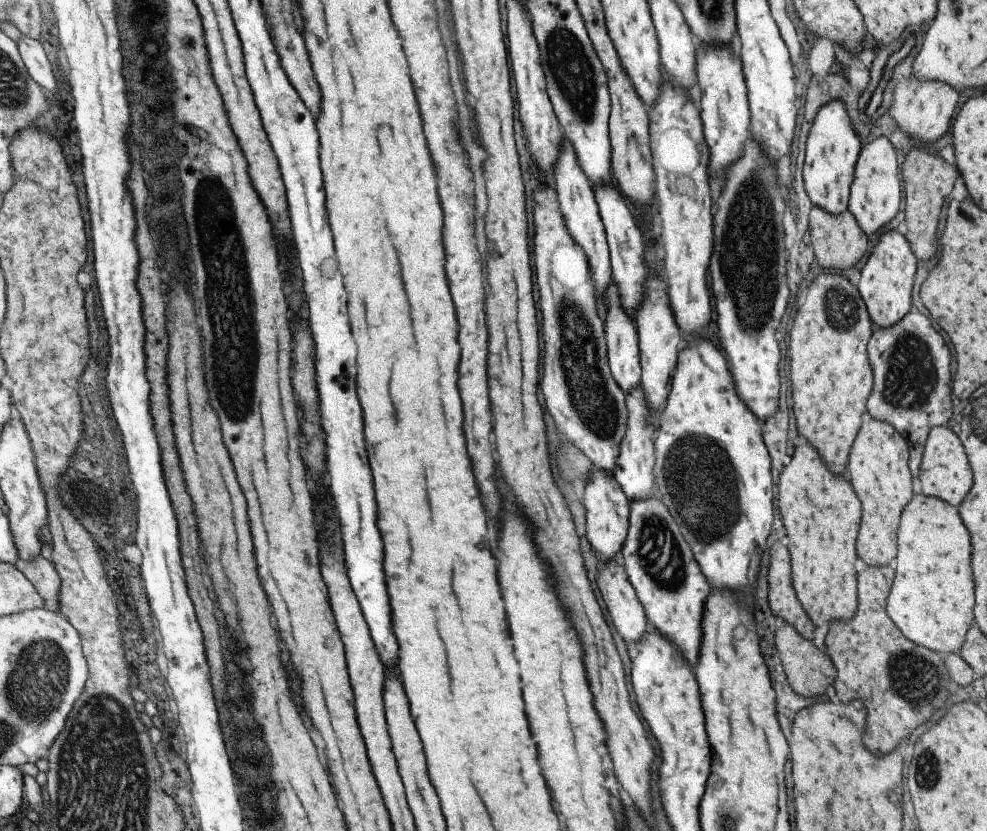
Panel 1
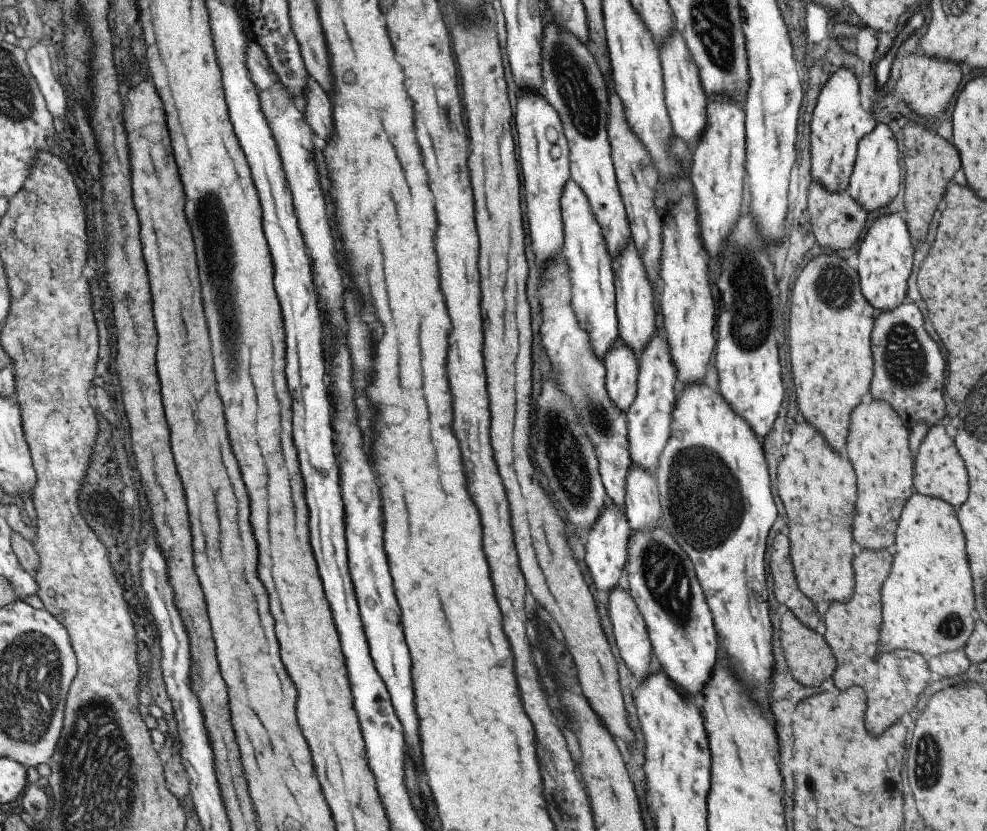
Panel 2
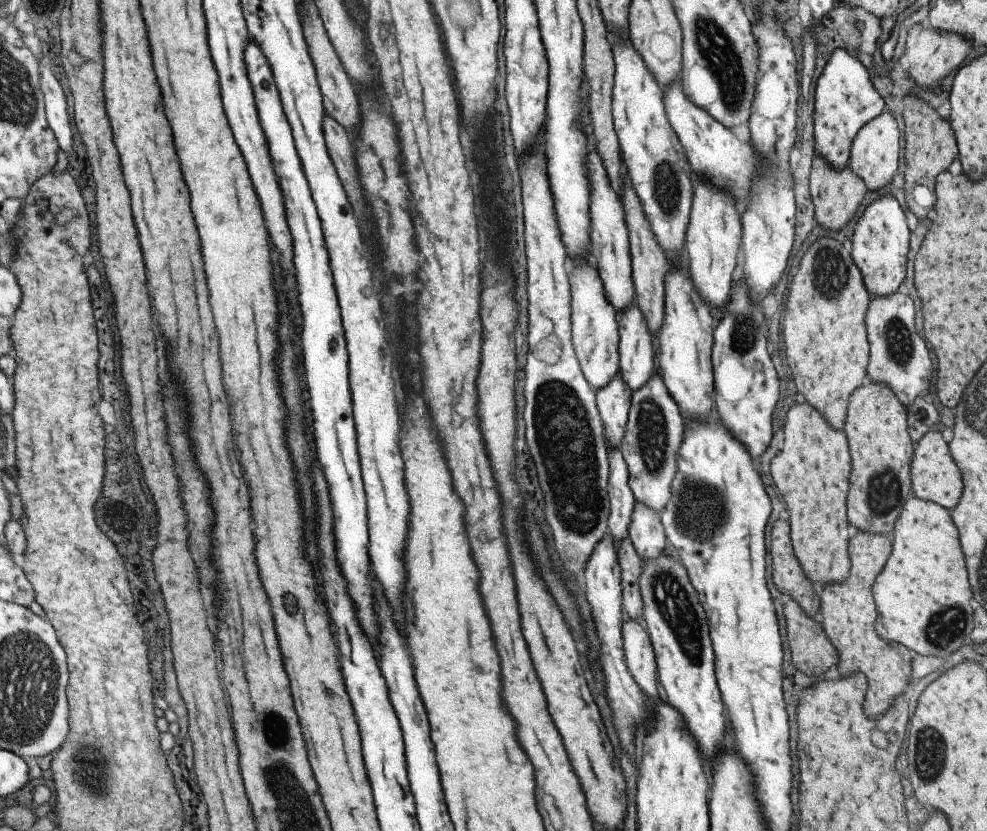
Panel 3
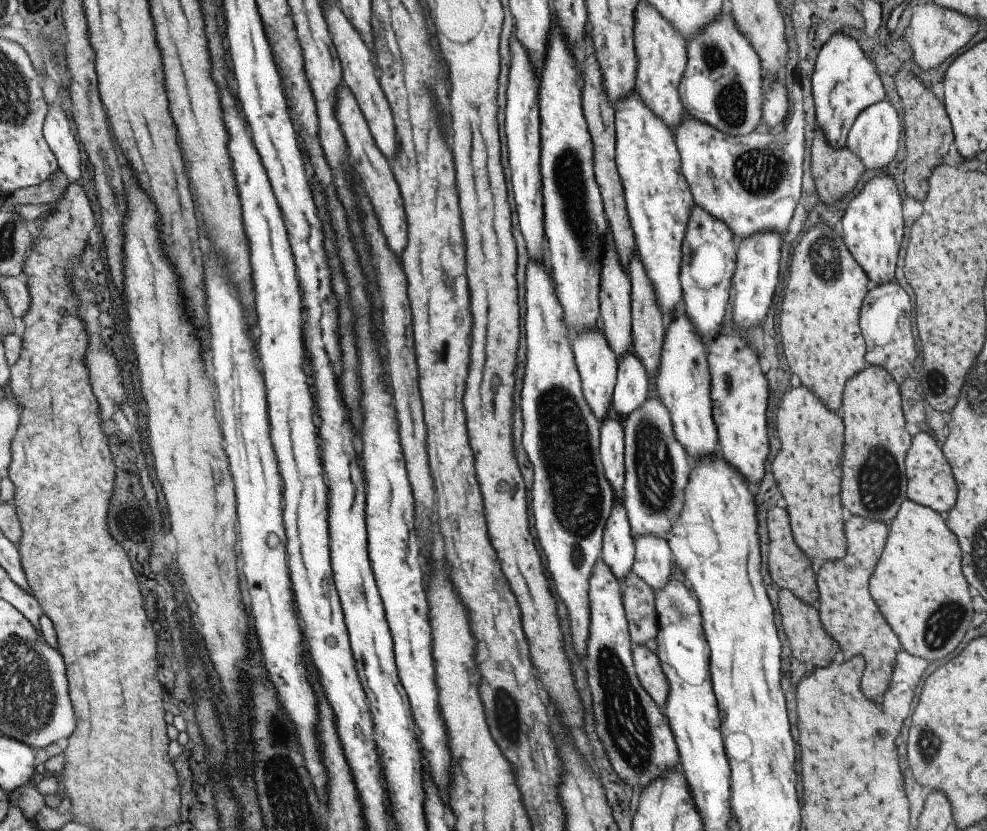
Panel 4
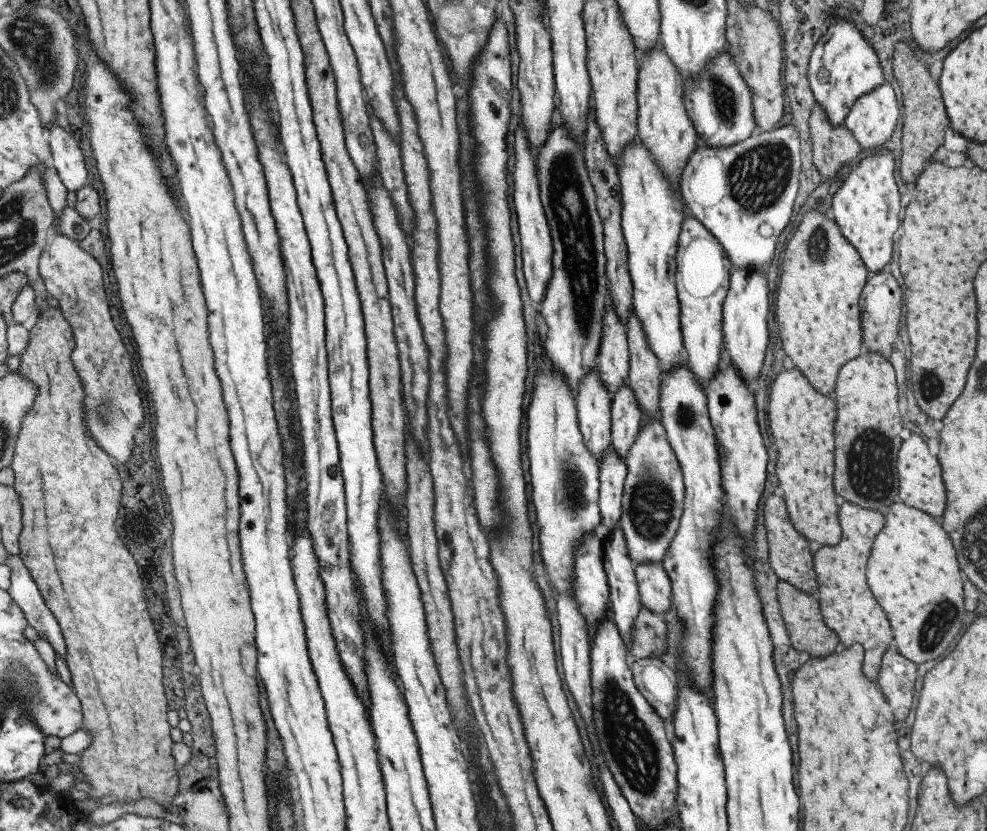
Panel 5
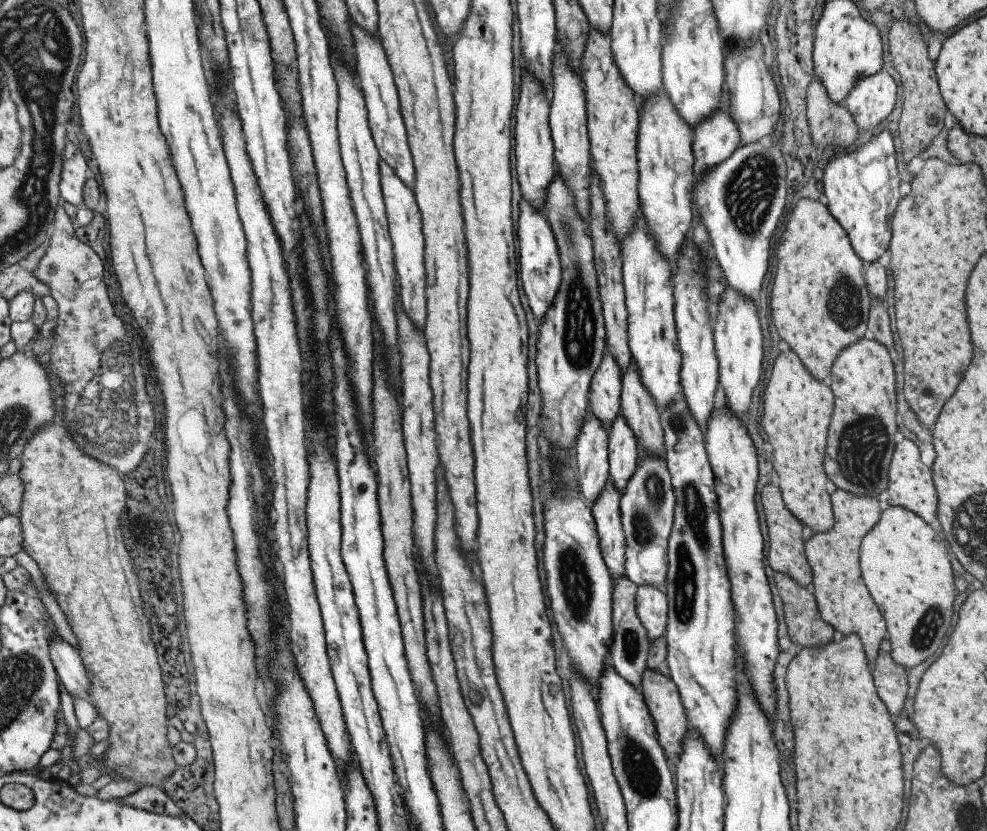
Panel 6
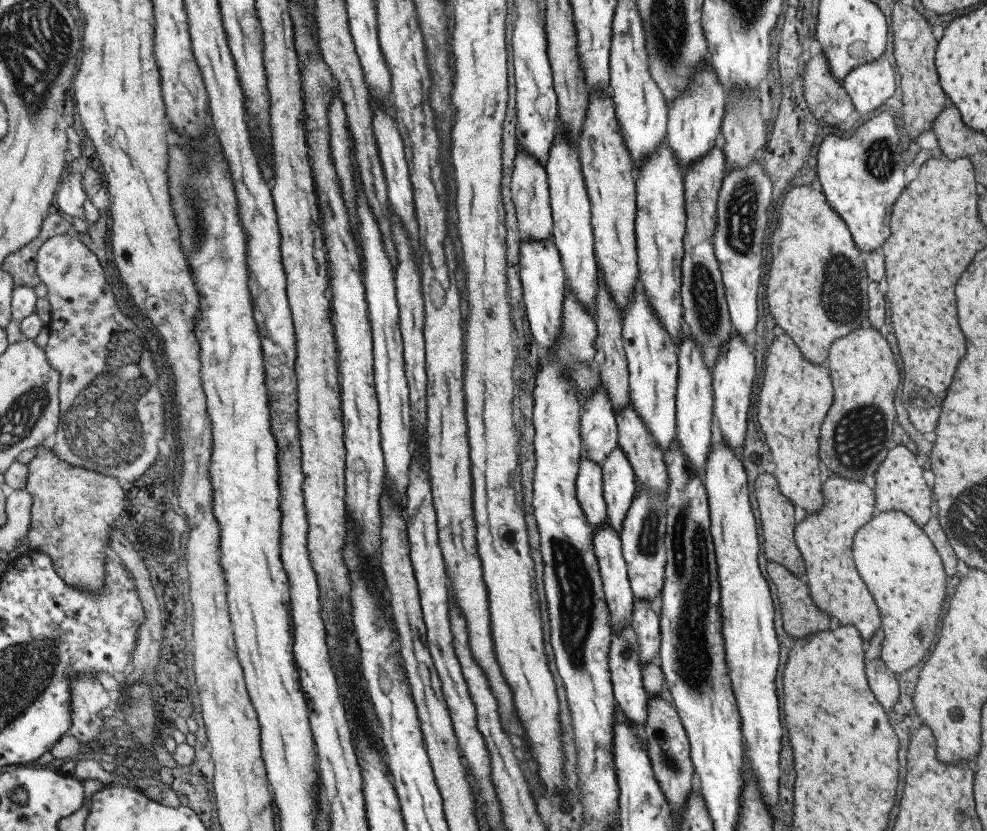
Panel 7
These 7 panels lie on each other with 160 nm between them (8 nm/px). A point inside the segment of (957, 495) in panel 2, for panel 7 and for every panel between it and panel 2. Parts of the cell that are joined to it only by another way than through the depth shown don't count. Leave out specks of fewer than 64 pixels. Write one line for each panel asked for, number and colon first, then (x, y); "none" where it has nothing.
3: (934, 476)
4: (929, 482)
5: (920, 484)
6: (910, 485)
7: (899, 486)

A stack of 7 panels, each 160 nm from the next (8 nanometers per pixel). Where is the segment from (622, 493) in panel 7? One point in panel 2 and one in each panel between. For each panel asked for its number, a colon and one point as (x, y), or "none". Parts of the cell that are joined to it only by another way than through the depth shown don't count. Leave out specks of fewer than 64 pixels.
2: (634, 312)
3: (635, 355)
4: (630, 388)
5: (624, 413)
6: (621, 445)

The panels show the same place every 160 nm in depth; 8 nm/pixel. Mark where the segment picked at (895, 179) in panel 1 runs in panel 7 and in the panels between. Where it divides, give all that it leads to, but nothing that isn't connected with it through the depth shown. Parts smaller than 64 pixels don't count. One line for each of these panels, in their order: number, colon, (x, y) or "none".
2: (874, 181)
3: (874, 152)
4: (873, 136)
5: (871, 120)
6: (870, 100)
7: (868, 85)

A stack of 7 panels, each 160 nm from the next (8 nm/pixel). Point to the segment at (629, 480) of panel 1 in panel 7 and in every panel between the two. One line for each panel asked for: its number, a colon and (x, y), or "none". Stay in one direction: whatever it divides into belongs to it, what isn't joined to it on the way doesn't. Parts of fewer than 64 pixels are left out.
2: (642, 509)
3: (645, 530)
4: (653, 562)
5: (654, 589)
6: (650, 604)
7: (644, 622)

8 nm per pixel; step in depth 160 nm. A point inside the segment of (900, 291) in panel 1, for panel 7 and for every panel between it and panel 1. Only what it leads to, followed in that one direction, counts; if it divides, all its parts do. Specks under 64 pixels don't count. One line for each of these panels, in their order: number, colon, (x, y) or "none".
2: (884, 259)
3: (880, 239)
4: (872, 224)
5: (866, 210)
6: (861, 189)
7: (860, 176)

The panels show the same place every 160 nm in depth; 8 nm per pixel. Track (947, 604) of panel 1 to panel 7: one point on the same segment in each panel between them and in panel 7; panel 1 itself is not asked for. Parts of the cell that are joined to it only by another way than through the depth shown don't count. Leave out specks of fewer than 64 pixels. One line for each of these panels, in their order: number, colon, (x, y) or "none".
2: (926, 600)
3: (923, 602)
4: (917, 585)
5: (912, 573)
6: (905, 566)
7: (899, 565)

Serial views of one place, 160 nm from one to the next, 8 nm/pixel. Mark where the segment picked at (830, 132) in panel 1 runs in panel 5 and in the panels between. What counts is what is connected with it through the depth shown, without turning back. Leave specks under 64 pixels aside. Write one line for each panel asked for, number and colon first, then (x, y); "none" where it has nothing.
2: (837, 122)
3: (844, 100)
4: (843, 82)
5: (842, 66)

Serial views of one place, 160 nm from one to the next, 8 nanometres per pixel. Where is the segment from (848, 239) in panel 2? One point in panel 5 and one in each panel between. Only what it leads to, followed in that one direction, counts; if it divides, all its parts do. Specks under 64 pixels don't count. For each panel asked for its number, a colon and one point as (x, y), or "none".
3: (835, 195)
4: (834, 172)
5: (832, 146)

